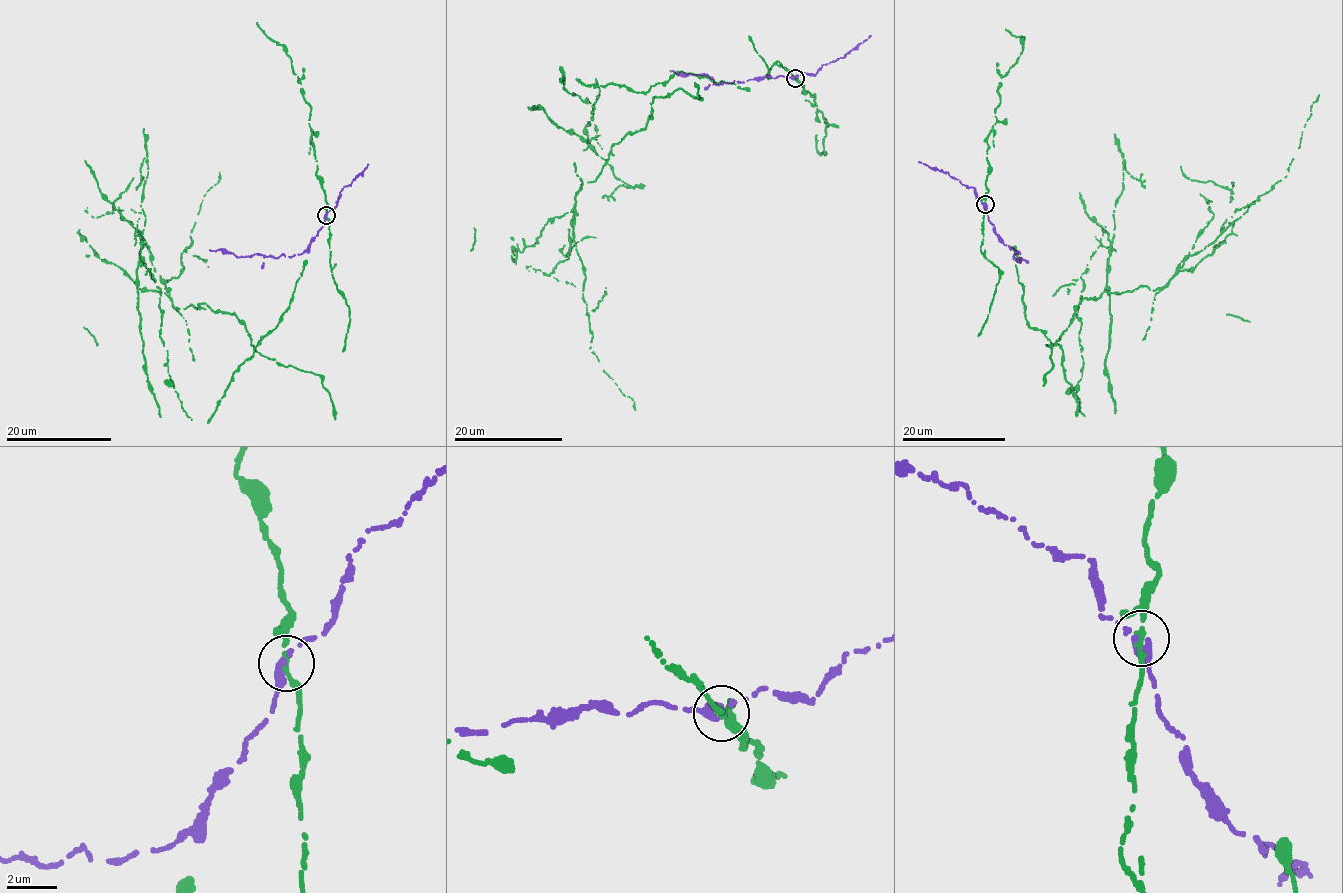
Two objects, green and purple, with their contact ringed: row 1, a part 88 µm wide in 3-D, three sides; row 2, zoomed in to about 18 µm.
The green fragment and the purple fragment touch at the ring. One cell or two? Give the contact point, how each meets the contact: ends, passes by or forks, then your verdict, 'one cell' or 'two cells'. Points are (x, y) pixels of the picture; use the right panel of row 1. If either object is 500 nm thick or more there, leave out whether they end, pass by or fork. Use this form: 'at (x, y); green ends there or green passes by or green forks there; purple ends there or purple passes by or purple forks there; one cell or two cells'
at (985, 204); green passes by; purple passes by; two cells

